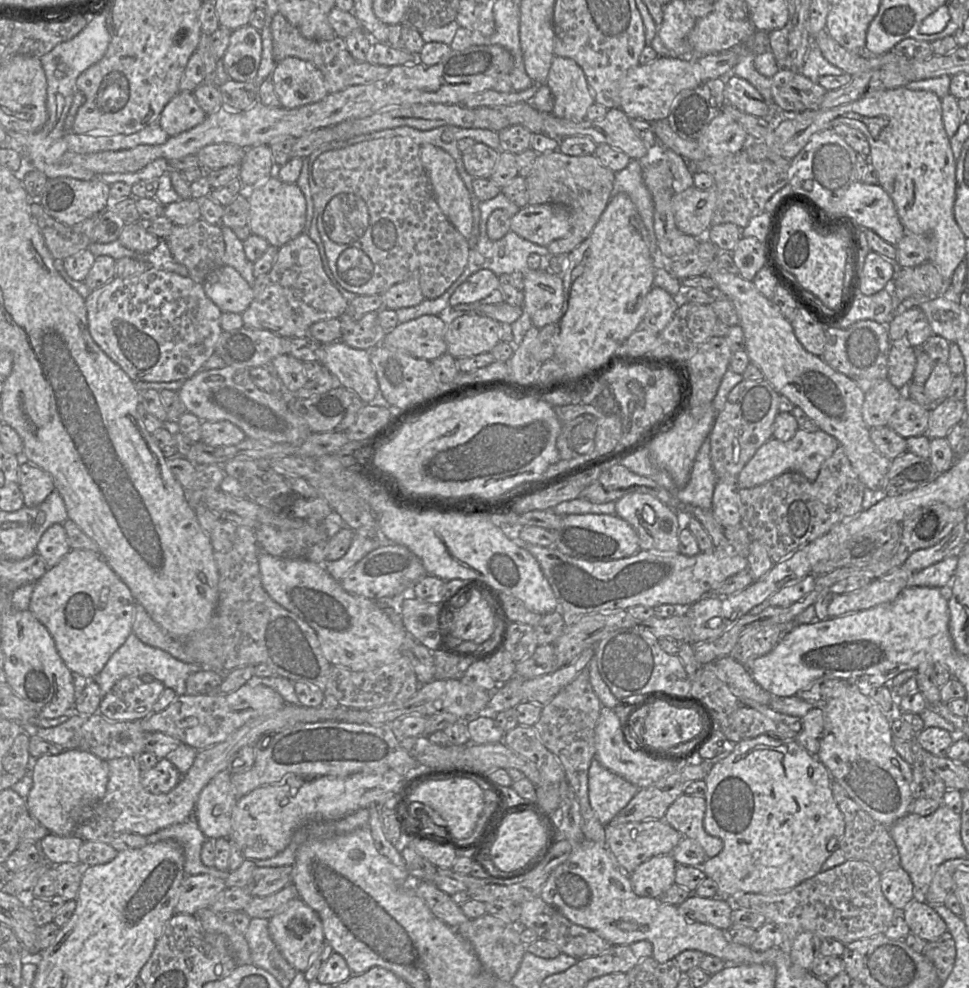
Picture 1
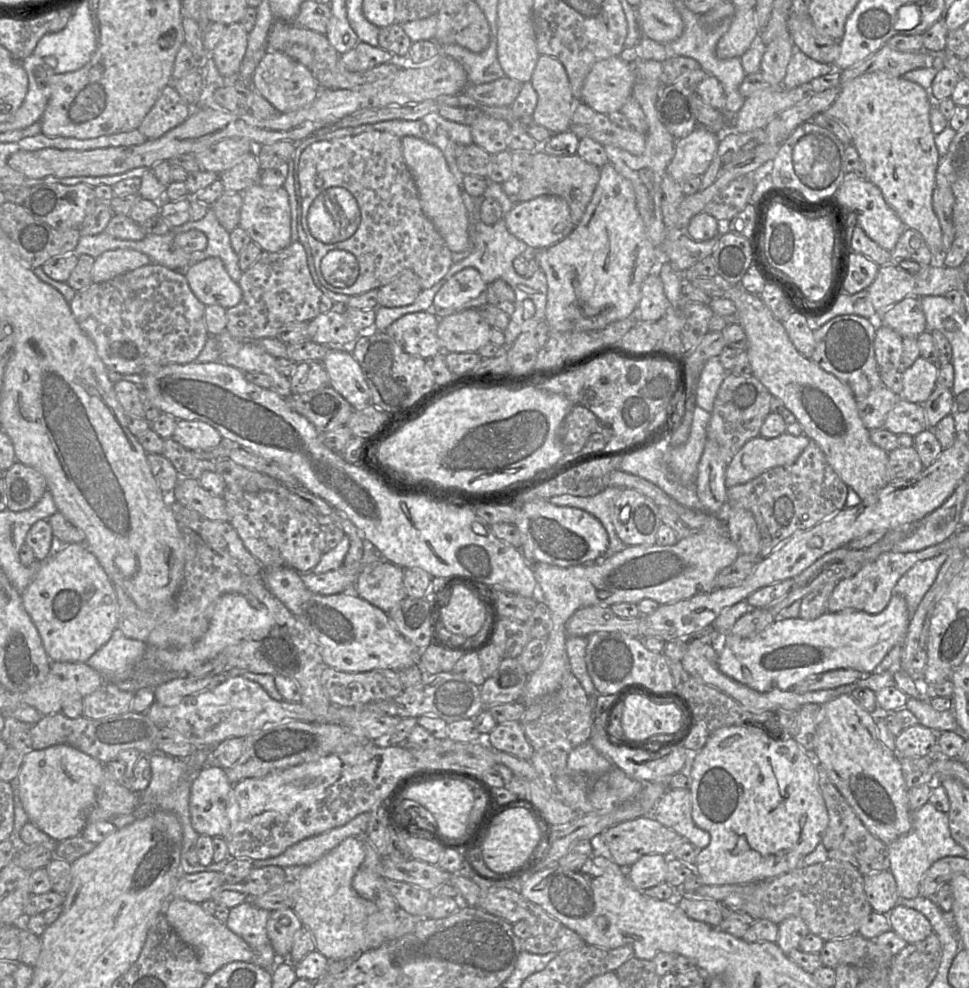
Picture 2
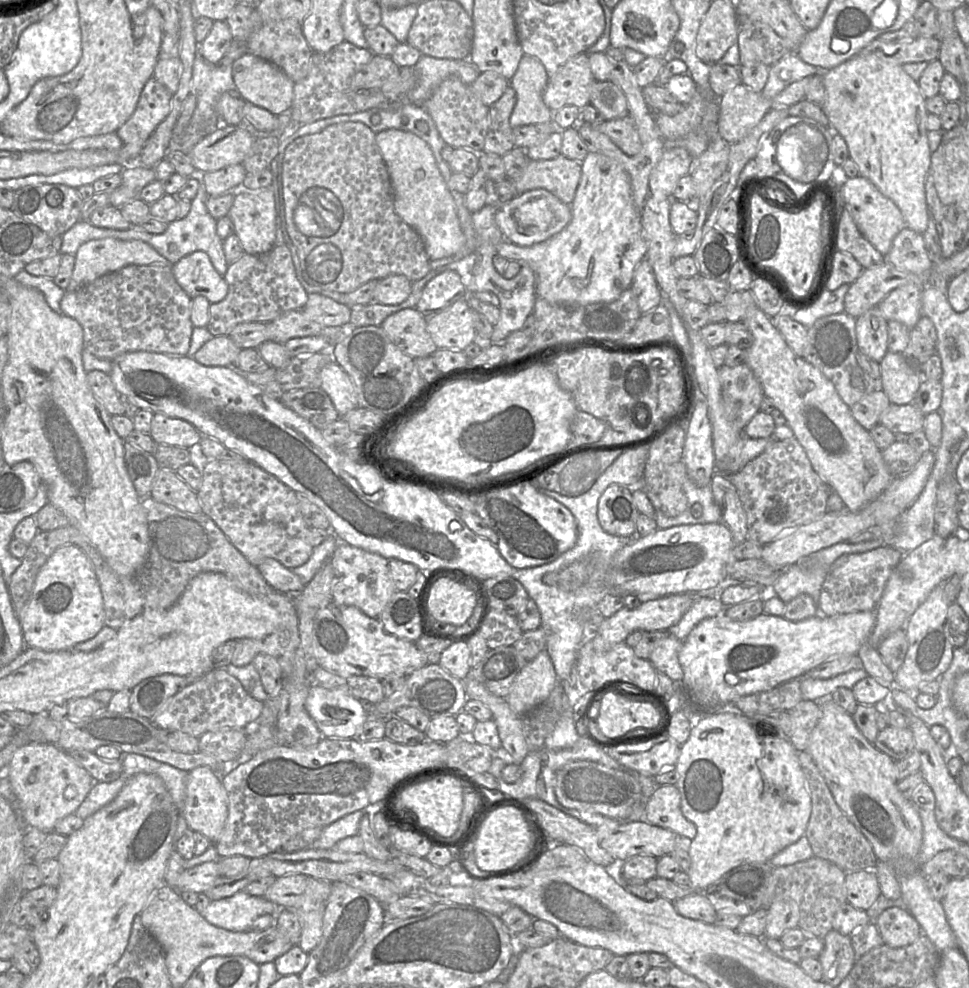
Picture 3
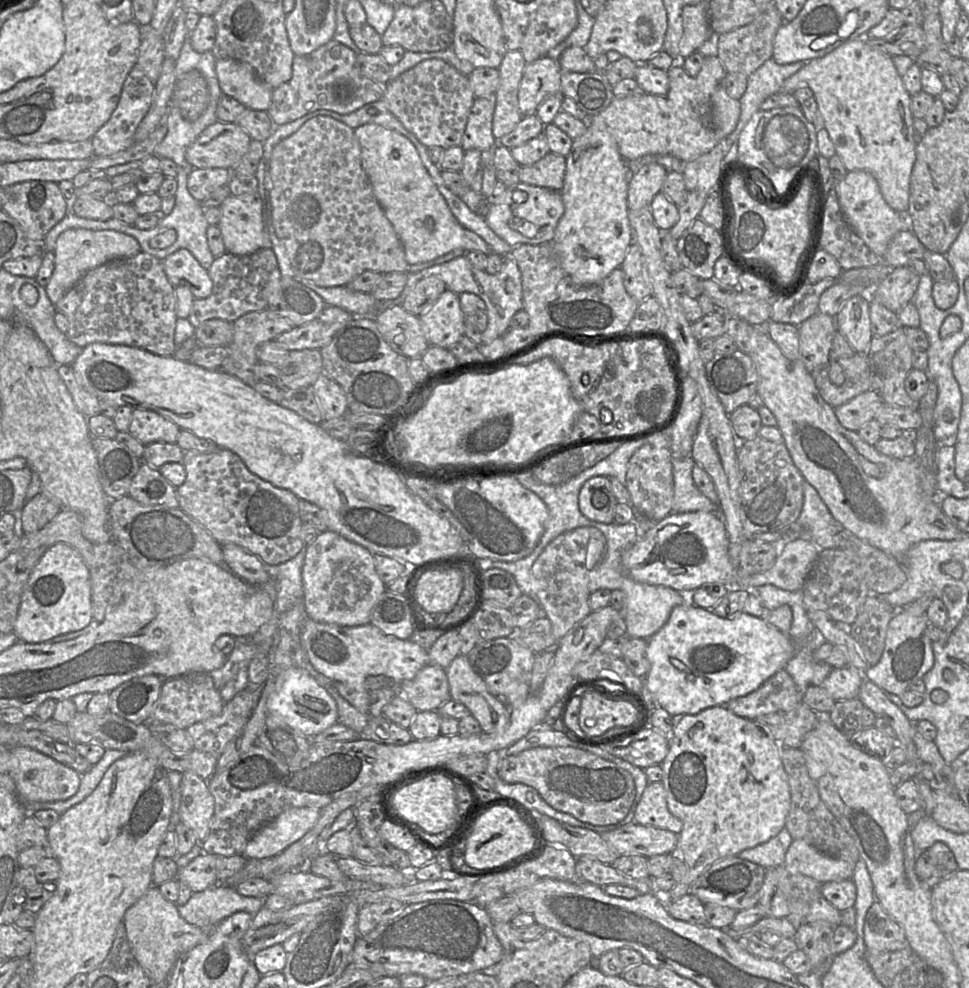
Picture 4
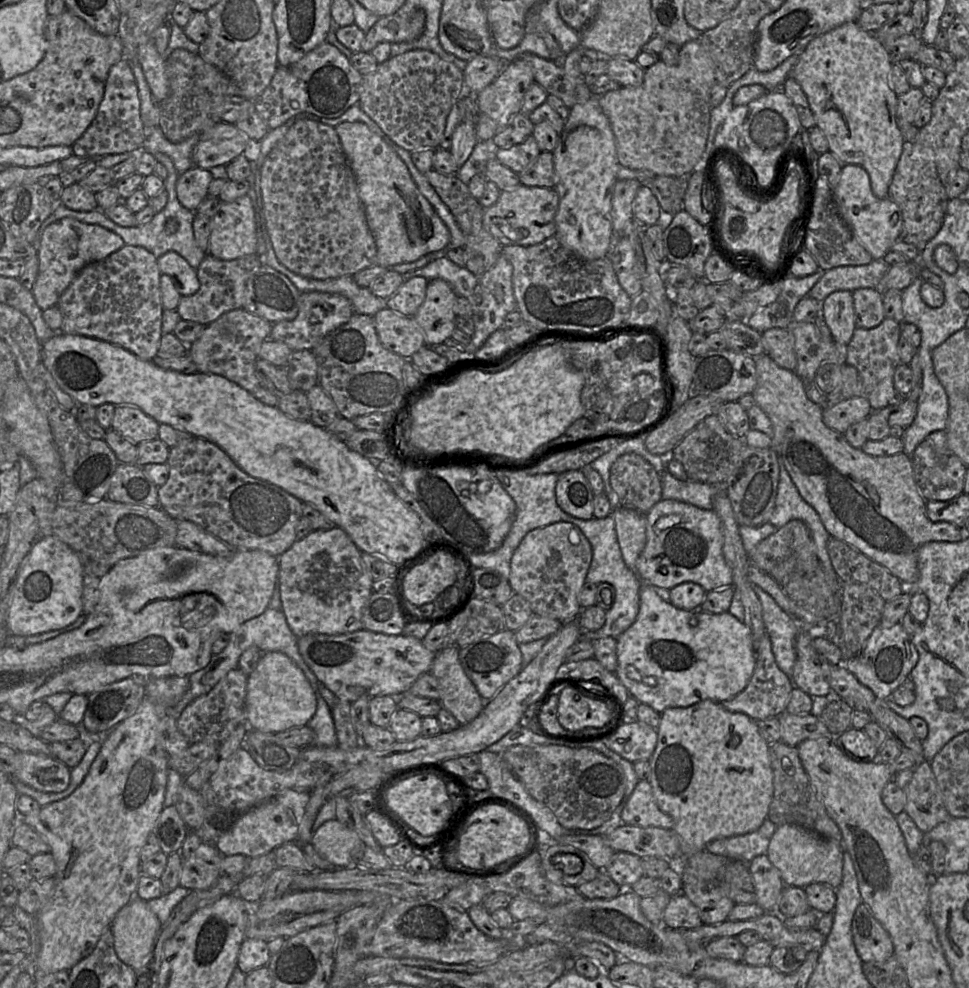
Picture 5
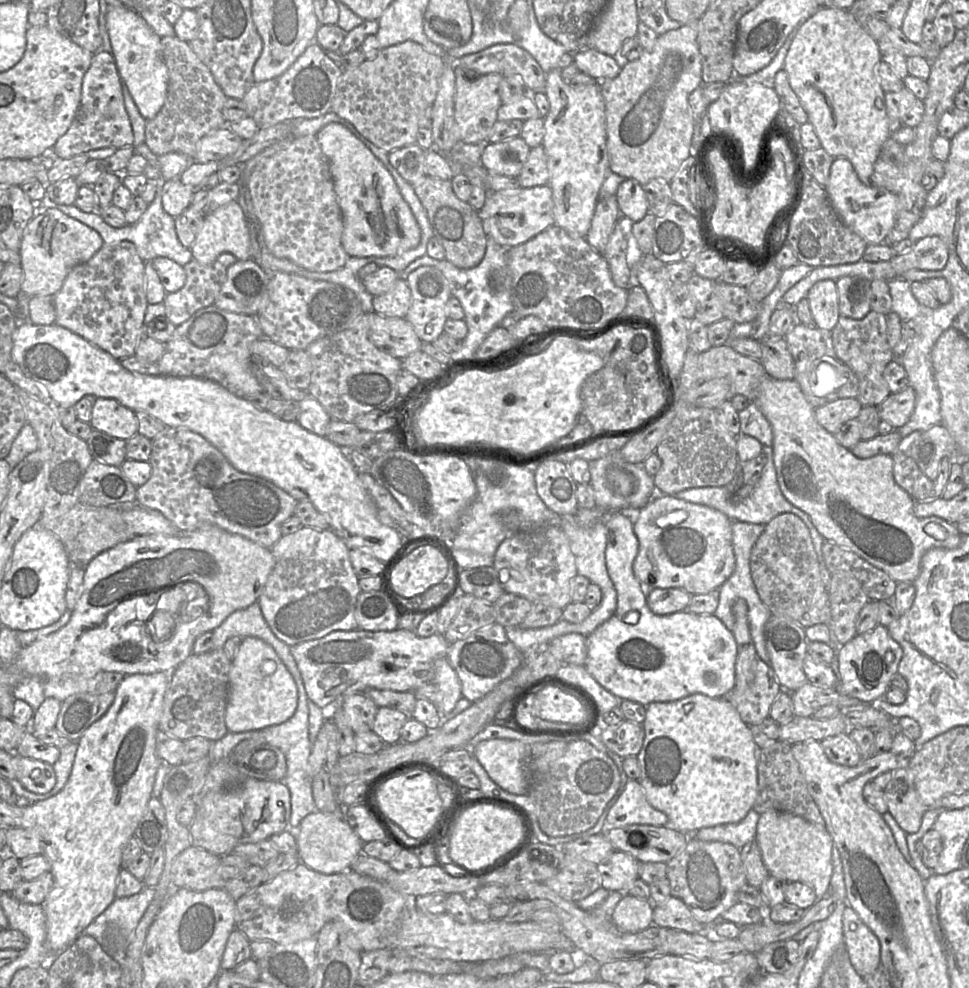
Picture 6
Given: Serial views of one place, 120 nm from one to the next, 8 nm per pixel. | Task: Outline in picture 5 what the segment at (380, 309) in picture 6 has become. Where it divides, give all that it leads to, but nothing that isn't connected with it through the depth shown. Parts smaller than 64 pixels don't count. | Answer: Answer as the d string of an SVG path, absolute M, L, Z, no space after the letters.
M424 277L404 281L386 300L386 307L402 316L413 317L425 299L428 282L429 280Z

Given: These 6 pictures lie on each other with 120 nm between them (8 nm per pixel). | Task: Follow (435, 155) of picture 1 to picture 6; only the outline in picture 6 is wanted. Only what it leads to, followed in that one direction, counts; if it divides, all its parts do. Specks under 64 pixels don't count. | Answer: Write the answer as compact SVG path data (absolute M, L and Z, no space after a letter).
M330 123L316 135L330 166L334 191L343 216L342 246L350 257L390 257L416 248L421 230L395 178L348 127Z

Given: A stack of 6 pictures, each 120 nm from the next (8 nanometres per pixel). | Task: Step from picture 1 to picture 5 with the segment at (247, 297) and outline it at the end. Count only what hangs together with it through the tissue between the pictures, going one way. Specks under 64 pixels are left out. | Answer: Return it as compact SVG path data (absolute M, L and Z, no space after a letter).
M167 252L157 258L157 263L161 273L170 277L181 296L190 296L198 291L200 283L197 271L180 254Z

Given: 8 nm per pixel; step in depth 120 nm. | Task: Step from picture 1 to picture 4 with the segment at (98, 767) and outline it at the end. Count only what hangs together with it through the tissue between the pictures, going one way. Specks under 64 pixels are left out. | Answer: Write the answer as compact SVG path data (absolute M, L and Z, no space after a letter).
M26 746L11 748L11 768L19 796L24 803L44 803L67 800L75 795L80 786L81 774L55 759Z

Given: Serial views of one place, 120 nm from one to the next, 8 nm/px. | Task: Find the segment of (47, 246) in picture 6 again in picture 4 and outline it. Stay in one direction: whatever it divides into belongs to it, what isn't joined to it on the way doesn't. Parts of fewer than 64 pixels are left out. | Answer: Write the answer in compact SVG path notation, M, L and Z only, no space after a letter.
M83 228L68 229L60 234L56 242L53 252L54 270L45 286L47 296L56 305L88 271L113 260L133 257L141 251L141 246L135 238L121 232Z

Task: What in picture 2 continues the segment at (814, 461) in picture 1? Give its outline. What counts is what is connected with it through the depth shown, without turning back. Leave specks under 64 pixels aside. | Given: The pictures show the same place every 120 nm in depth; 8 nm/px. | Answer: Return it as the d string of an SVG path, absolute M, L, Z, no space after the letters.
M786 432L775 438L766 439L758 436L749 440L728 464L726 486L730 488L738 484L744 484L769 469L793 464L810 442L811 439L806 435L793 436Z

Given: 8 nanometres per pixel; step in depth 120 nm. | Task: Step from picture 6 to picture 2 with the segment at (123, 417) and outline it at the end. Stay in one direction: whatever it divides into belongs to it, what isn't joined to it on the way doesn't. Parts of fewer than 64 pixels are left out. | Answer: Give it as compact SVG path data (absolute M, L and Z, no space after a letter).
M177 420L171 439L191 451L198 451L219 446L223 437L202 421Z

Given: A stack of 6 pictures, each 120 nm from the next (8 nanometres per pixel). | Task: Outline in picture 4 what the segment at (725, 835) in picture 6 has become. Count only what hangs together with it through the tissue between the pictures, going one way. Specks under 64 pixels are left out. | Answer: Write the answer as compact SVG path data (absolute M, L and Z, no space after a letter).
M783 828L768 841L753 848L743 850L738 854L738 857L764 868L783 866L786 852L792 841L791 834Z

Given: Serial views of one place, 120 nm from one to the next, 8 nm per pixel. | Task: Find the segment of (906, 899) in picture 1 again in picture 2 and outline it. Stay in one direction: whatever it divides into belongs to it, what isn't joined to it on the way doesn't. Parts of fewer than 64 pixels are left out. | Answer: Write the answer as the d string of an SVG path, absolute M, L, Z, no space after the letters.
M889 870L864 875L864 890L869 904L877 913L888 914L899 905L896 881Z

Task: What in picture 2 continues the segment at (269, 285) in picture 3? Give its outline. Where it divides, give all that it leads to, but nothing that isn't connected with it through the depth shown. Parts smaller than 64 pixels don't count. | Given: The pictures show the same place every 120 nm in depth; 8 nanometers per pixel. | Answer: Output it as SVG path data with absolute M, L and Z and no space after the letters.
M298 240L280 251L263 252L257 261L243 272L238 284L242 290L242 299L236 306L226 309L226 331L241 340L277 338L284 326L297 322L310 322L320 314L330 312L335 306L335 303L315 284L309 269L306 249Z

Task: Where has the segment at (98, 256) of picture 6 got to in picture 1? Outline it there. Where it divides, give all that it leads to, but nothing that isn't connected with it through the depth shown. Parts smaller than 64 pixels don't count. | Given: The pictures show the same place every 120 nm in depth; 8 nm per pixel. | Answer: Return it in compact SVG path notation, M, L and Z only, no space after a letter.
M148 267L147 270L135 276L114 278L100 288L92 290L85 298L85 307L87 310L88 329L91 337L103 352L118 364L133 381L170 382L185 381L191 378L202 370L205 362L215 353L217 341L223 332L220 325L222 311L207 297L202 283L196 282L189 277L183 277L174 272L158 270L153 267Z

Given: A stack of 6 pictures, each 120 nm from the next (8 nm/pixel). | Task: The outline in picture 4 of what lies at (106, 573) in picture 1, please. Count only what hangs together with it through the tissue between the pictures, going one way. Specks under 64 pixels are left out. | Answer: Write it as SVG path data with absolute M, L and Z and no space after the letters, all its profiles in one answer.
M56 543L44 553L24 588L14 633L21 642L46 643L54 637L86 628L93 621L90 572L80 553L66 543Z

